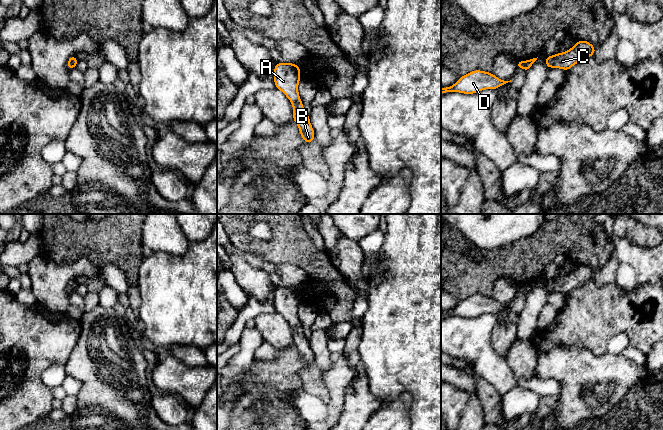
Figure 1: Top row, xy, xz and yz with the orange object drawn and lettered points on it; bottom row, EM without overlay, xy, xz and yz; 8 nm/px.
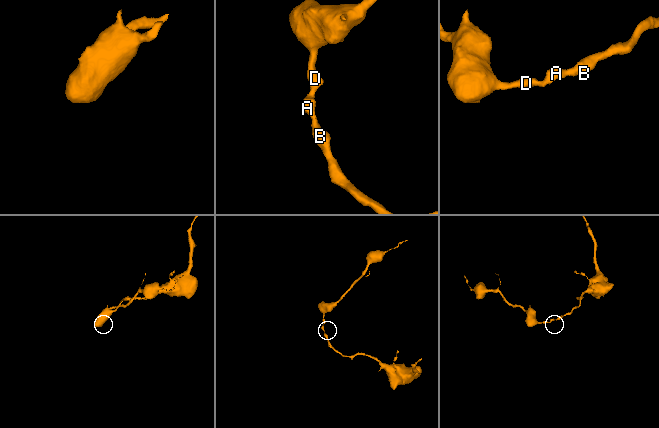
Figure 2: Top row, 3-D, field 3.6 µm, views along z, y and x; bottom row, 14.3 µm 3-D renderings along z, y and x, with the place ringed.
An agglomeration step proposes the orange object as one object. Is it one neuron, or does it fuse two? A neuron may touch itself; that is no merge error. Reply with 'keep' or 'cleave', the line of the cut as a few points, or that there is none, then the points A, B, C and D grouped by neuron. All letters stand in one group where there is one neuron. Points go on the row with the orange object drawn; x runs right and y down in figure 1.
keep; cut none; groups A B C D

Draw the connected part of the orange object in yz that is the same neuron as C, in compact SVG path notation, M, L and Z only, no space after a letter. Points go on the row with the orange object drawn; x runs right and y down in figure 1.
M580 40L568 51L547 56L545 65L549 68L560 68L569 71L574 64L587 60L591 55L595 55L595 46L588 41Z

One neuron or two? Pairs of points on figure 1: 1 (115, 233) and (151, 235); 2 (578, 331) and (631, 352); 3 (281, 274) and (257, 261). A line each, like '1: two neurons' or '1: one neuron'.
1: two neurons
2: two neurons
3: one neuron

